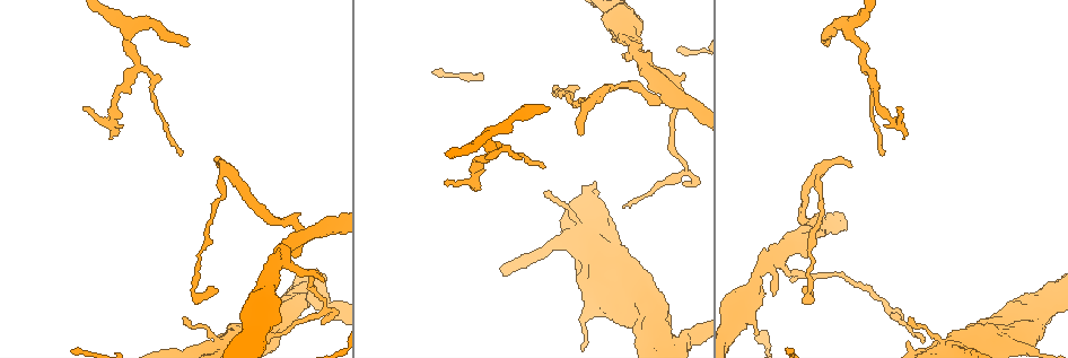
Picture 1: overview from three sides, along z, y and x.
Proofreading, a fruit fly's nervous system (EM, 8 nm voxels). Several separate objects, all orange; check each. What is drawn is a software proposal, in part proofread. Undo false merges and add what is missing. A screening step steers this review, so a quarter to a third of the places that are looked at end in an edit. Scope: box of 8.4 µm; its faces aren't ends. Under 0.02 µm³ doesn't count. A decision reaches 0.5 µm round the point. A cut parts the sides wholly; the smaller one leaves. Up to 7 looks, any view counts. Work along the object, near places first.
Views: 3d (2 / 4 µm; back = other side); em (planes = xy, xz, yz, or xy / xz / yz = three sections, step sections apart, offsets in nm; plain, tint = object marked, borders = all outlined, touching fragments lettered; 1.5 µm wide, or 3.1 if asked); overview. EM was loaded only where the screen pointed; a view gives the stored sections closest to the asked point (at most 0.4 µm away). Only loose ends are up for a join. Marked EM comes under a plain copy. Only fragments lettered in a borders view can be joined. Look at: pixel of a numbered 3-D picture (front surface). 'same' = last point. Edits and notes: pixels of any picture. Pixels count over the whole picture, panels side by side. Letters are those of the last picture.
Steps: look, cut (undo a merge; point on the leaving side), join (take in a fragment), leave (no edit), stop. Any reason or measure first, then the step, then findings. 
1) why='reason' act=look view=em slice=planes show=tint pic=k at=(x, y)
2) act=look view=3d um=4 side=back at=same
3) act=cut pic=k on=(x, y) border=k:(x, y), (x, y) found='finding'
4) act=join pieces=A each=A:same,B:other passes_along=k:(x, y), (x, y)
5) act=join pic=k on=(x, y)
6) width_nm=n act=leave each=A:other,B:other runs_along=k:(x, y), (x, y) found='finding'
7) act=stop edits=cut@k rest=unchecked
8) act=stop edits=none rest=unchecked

why='closes a loop' act=look view=em slice=planes show=tint pic=1 at=(637, 331)

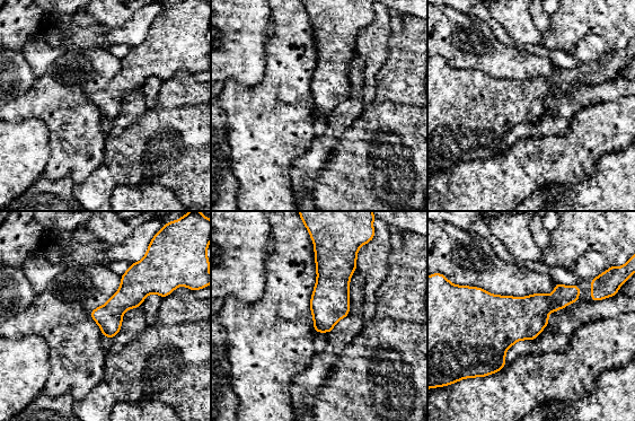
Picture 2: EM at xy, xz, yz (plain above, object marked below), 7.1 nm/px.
why='what lies round it' act=look view=em slice=planes show=borders at=same

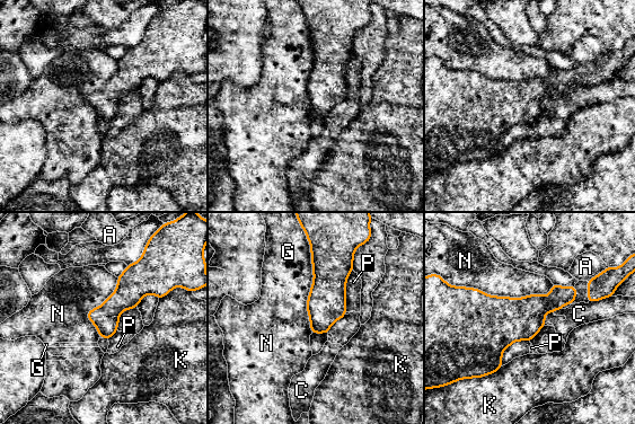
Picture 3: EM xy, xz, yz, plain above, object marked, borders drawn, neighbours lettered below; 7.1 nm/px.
act=leave each=A:other,C:other,G:other,K:other,N:other,P:other border=3:(553, 284), (519, 298), (462, 286) found='all the same neuron'

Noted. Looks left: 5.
why='thin end' act=look view=3d um=2 pic=1 at=(850, 164)

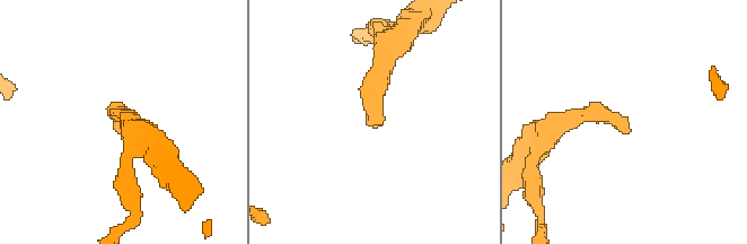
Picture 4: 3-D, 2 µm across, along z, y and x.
act=look view=em slice=planes show=borders pic=4 at=(116, 128)

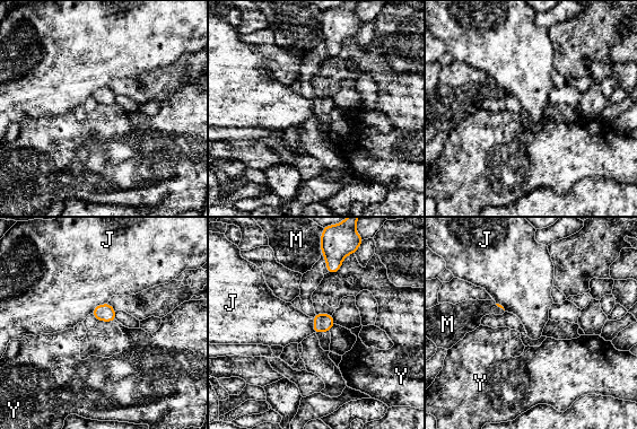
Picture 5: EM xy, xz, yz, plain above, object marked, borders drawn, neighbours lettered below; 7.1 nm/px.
act=leave each=J:other,M:other,Y:other border=5:(107, 303), (99, 304), (90, 313) found='none of them fits'

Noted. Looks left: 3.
why='free end' act=look view=3d um=2 pic=1 at=(544, 109)

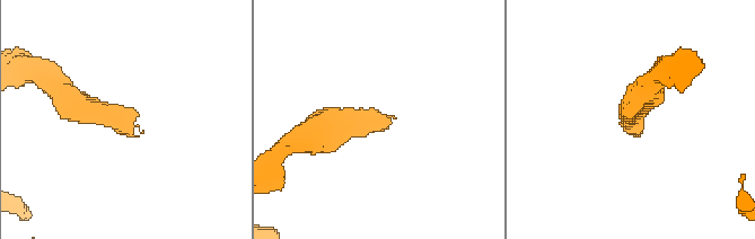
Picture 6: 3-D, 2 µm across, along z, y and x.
why='shape alone is not enough' act=look view=em slice=planes show=borders pic=6 at=(132, 136)

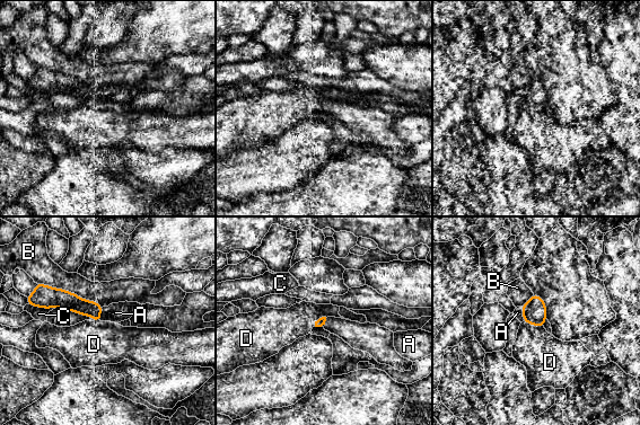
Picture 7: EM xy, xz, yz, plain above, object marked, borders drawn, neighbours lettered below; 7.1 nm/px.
act=leave each=A:other,B:other,C:other,D:other border=7:(524, 320), (543, 327) found='none of them fits'

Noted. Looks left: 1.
act=stop edits=none rest=unchecked

